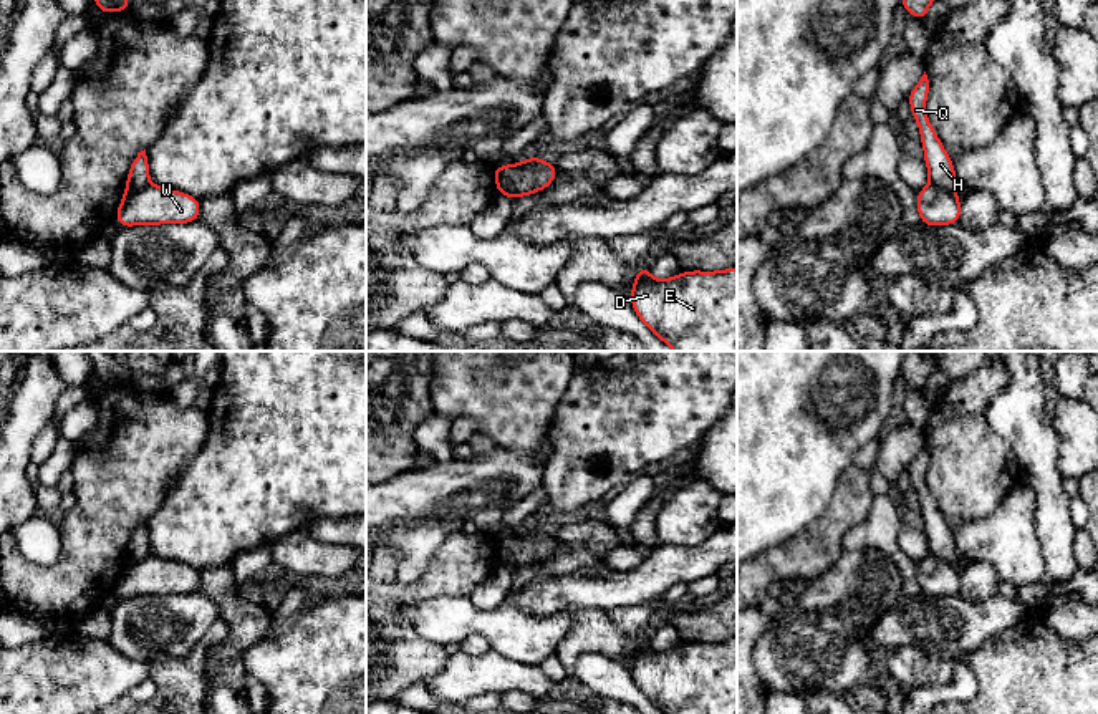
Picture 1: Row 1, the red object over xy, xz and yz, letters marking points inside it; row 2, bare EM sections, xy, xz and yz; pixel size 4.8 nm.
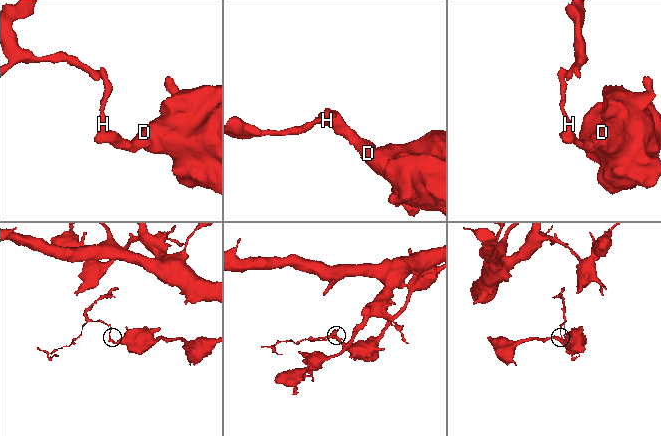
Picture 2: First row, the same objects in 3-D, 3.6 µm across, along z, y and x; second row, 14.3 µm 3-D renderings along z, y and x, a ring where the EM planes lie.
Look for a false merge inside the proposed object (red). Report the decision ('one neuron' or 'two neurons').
two neurons

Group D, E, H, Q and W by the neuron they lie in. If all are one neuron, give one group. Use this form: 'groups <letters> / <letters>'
groups D E W / H Q

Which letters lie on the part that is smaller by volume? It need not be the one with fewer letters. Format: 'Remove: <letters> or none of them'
Remove: H, Q

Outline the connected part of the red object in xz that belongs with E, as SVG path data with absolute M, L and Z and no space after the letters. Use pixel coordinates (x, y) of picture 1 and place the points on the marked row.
M737 267L656 280L638 268L631 305L674 351L737 351Z

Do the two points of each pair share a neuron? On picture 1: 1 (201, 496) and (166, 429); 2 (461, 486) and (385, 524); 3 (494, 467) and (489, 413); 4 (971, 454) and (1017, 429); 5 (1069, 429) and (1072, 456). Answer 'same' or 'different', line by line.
1: different
2: same
3: different
4: different
5: same

